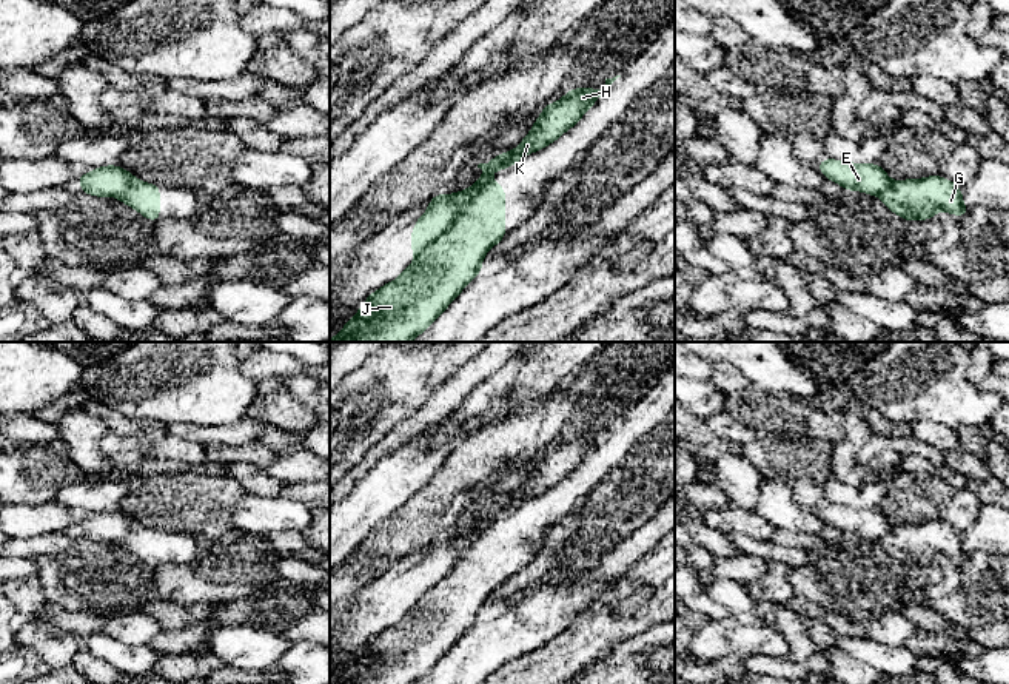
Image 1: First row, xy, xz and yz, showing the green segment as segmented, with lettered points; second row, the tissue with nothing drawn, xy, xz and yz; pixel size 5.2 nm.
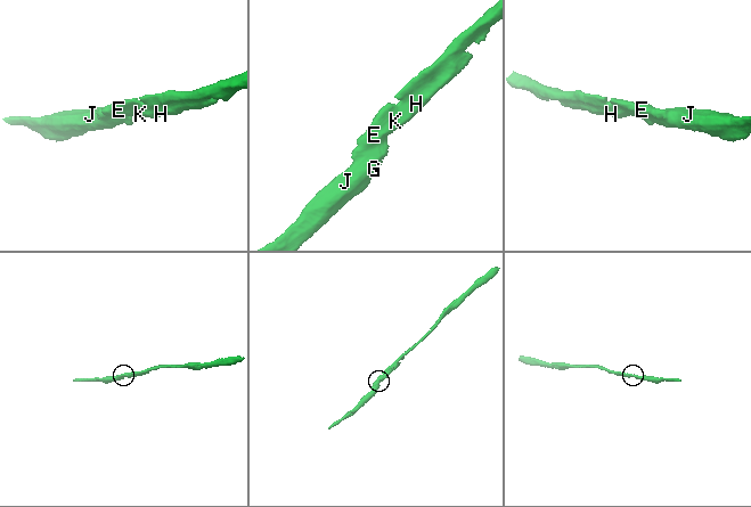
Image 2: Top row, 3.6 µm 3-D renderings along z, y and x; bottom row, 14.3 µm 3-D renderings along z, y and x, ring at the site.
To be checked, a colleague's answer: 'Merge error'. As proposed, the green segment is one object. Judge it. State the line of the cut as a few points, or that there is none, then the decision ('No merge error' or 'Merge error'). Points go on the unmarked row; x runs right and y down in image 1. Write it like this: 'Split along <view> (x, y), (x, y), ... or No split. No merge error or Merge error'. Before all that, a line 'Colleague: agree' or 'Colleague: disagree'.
Colleague: agree
Split along xz (490, 526), (456, 564), (416, 600). Merge error

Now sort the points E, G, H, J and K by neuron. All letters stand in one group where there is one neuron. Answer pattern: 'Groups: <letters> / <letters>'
Groups: E H K / G J

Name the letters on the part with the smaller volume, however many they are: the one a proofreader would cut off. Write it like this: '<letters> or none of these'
G, J

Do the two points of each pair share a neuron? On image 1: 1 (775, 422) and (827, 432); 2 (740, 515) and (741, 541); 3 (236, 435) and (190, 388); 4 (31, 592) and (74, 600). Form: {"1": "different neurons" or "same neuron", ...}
{"1": "same neuron", "2": "different neurons", "3": "different neurons", "4": "different neurons"}

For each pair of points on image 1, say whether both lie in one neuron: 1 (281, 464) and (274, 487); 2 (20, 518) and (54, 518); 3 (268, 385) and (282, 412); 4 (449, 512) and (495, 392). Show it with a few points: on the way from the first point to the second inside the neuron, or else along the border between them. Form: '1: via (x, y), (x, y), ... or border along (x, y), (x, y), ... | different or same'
1: border along (264, 470), (285, 484) | different
2: via (28, 518), (46, 518) | same
3: via (270, 392), (276, 405) | same
4: border along (526, 405), (501, 422), (489, 425) | different

